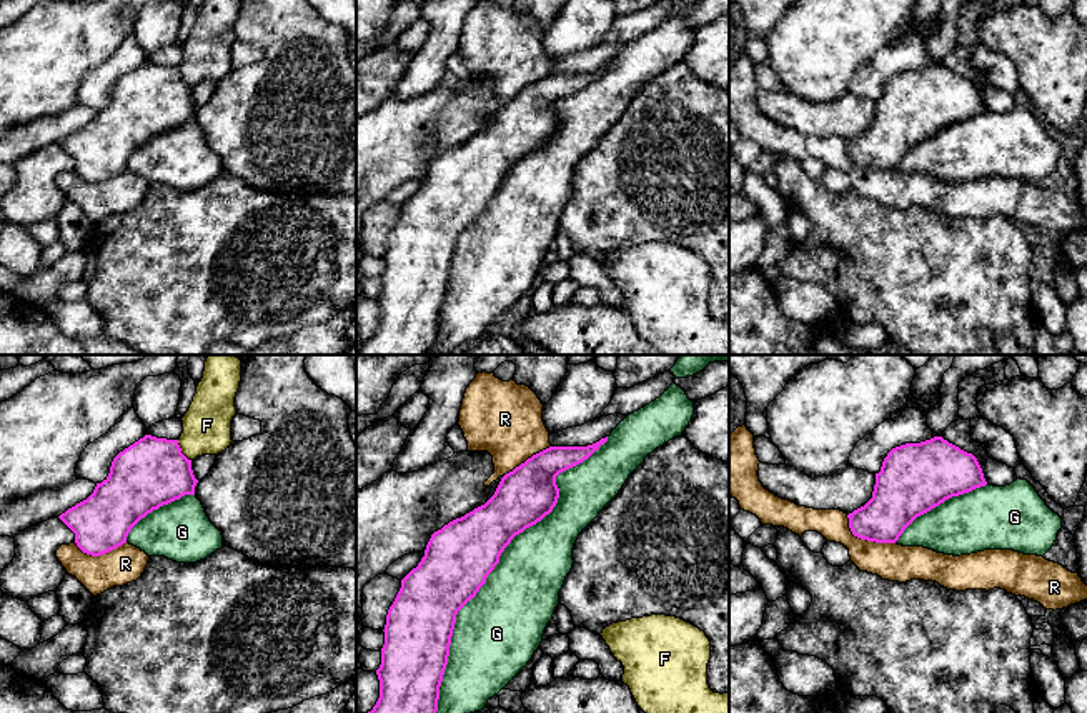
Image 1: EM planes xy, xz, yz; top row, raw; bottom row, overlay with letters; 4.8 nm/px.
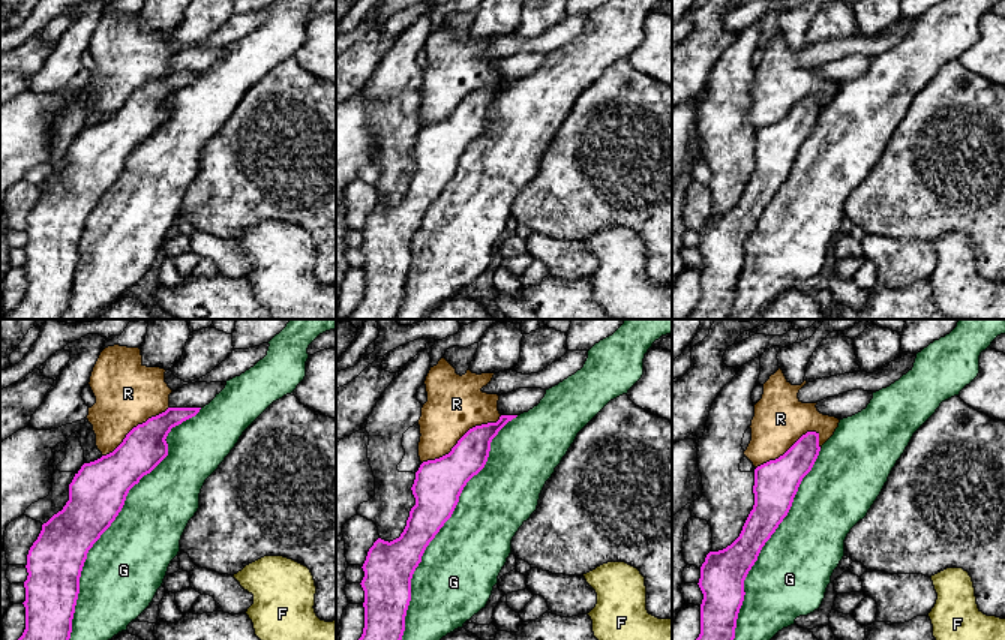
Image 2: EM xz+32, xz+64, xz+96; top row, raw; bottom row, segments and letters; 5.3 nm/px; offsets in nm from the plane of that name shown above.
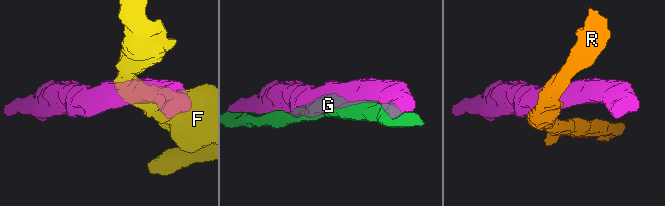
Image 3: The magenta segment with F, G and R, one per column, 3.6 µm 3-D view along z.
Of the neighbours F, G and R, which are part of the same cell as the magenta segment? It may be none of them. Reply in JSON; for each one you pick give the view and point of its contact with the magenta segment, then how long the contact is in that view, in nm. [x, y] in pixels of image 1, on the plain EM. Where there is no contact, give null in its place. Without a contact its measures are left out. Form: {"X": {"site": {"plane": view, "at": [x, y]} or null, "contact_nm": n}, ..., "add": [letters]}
{"G": {"site": {"plane": "xz", "at": [493, 195]}, "contact_nm": 1650}, "add": ["G"]}

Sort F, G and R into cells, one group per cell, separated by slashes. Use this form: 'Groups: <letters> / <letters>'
Groups: F / G / R

